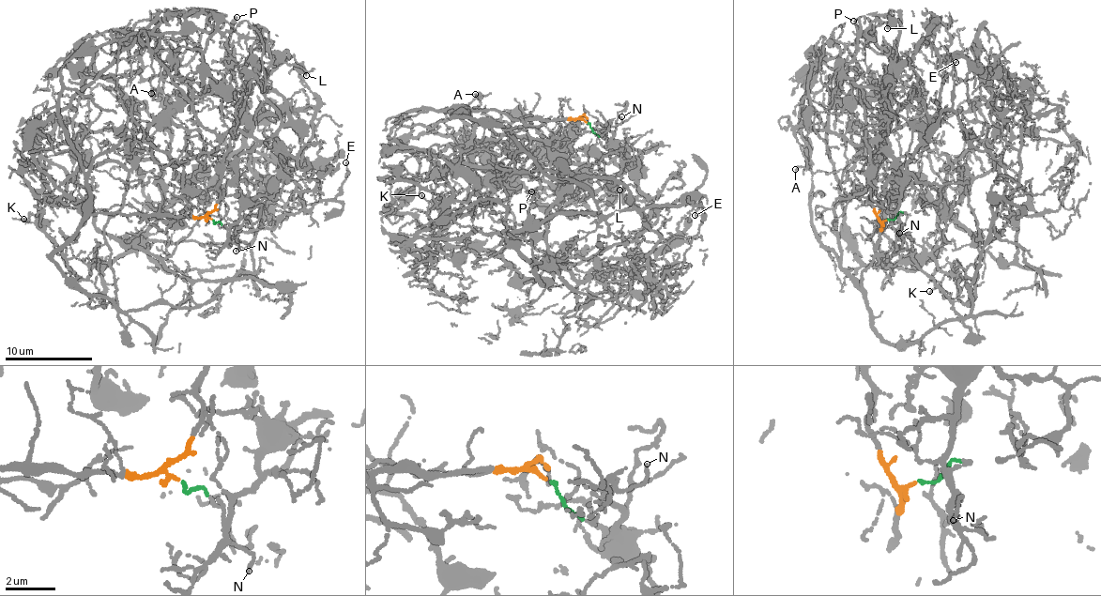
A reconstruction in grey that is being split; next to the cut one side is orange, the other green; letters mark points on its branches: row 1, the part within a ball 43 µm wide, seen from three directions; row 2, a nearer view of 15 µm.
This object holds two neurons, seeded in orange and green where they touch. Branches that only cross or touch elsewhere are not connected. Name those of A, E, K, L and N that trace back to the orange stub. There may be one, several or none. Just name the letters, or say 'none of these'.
E, K

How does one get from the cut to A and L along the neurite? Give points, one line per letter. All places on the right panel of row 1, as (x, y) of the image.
A: (886, 219), (902, 214), (919, 145), (901, 116), (883, 119), (863, 145), (795, 129), (806, 165), (794, 170)
L: (886, 219), (902, 214), (907, 163), (919, 145), (919, 132), (885, 107), (898, 13), (891, 11), (888, 27)

